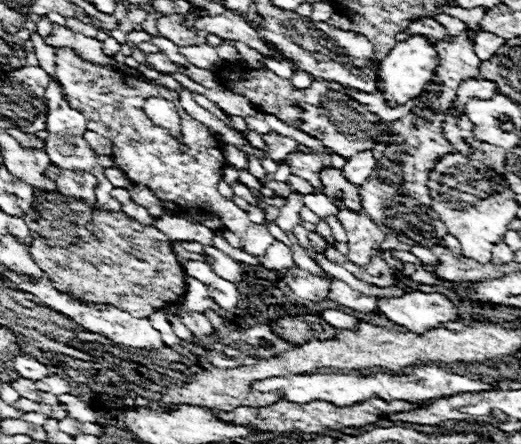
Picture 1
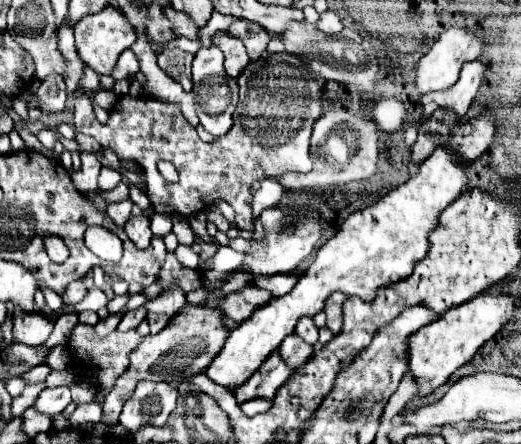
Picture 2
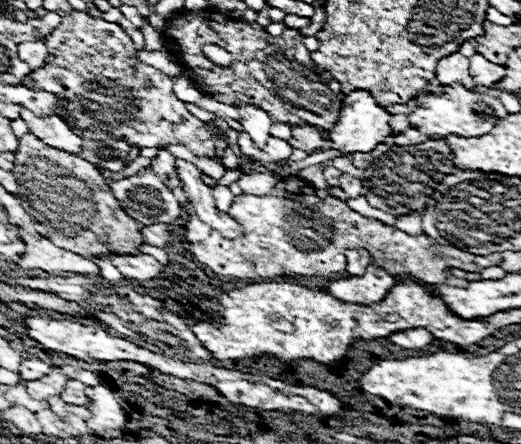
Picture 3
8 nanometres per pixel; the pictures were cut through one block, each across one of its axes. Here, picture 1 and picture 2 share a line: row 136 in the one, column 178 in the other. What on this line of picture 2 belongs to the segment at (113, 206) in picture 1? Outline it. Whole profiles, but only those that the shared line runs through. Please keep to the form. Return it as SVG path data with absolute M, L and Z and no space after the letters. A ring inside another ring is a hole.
M166 48L162 54L158 54L158 66L172 80L176 80L186 92L192 90L192 74L190 74L192 60L194 60L194 56L180 48Z

